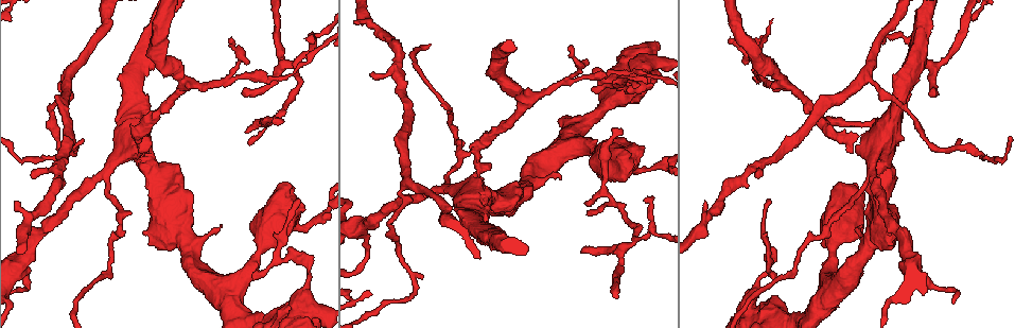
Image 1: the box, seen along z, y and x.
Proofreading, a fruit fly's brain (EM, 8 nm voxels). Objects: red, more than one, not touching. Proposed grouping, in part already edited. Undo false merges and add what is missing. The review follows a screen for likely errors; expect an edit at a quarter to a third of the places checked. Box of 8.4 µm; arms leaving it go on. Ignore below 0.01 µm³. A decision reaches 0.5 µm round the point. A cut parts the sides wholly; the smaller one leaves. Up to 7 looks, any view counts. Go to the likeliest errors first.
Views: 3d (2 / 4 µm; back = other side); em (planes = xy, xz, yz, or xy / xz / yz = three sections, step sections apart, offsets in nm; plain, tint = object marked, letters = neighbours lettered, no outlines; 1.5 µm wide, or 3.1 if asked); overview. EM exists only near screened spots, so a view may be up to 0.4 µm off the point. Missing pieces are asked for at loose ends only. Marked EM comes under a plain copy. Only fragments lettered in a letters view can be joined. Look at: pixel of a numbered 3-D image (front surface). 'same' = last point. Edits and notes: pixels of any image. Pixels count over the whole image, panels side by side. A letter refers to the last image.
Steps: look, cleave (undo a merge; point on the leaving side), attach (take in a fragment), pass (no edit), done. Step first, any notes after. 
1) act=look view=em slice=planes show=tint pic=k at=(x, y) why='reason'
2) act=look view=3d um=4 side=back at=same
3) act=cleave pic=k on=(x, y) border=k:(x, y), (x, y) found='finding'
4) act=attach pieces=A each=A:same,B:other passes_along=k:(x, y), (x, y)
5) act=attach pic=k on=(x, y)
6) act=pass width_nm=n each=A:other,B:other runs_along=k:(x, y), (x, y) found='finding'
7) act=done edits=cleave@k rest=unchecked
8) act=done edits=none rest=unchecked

act=look view=3d um=2 pic=1 at=(311, 41) why='an open end'

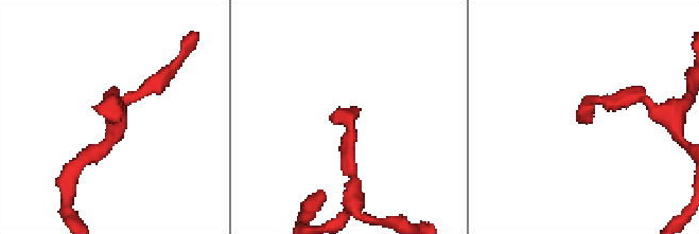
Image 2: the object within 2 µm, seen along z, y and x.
act=look view=em slice=planes show=letters pic=2 at=(117, 122) why='shape alone is not enough'

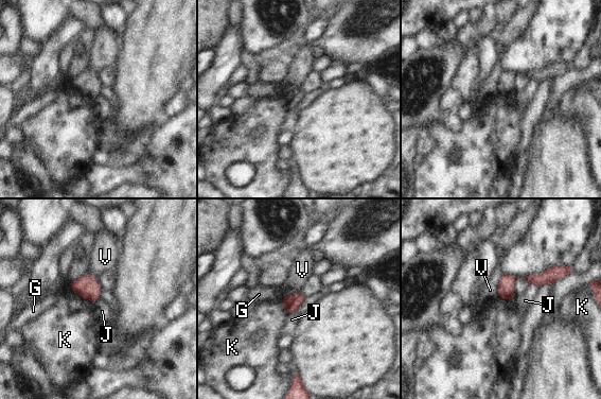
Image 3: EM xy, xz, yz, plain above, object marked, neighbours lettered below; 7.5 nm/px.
act=pass longest_contact=K:180nm each=G:other,J:other,K:other,V:other found='no lettered fragment goes on from it'

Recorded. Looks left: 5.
act=look view=3d um=2 pic=1 at=(621, 135) why='thin end'

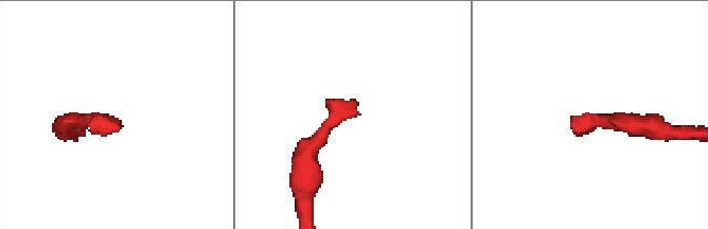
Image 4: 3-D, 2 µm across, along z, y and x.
act=look view=em slice=planes show=letters pic=4 at=(123, 125)

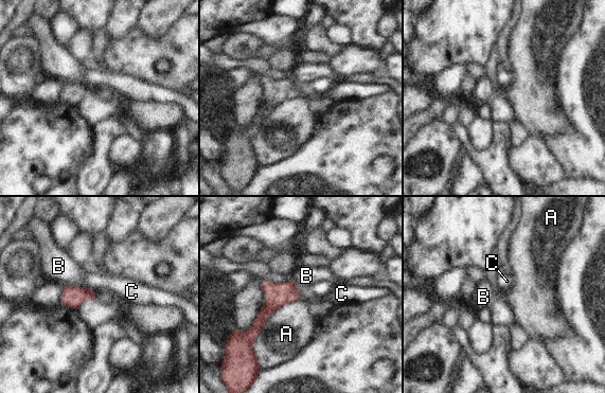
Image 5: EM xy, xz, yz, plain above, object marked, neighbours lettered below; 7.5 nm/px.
act=pass each=A:other,B:other,C:other runs_along=5:(290, 284), (249, 334) found='no lettered fragment goes on from it'

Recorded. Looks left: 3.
act=look view=3d um=4 side=back pic=1 at=(456, 143) why='a narrow waist'

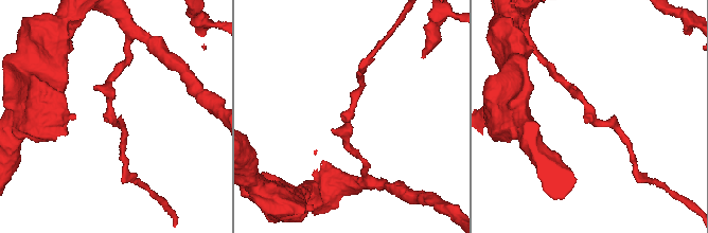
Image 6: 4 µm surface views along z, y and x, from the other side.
act=look view=em slice=xy step=8 show=tint pic=6 at=(110, 107) why='shape alone is not enough'

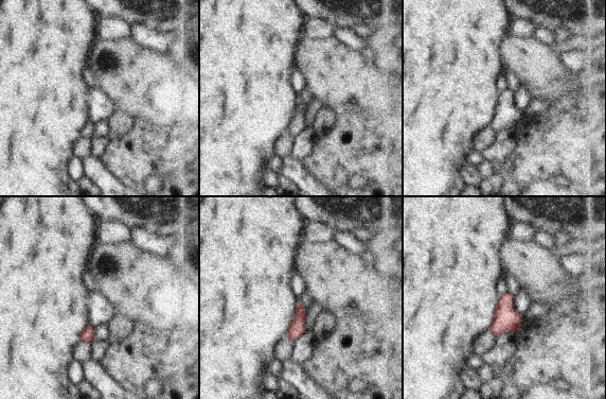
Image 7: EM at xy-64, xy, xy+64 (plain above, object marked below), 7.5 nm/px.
act=look view=em slice=planes show=letters at=same

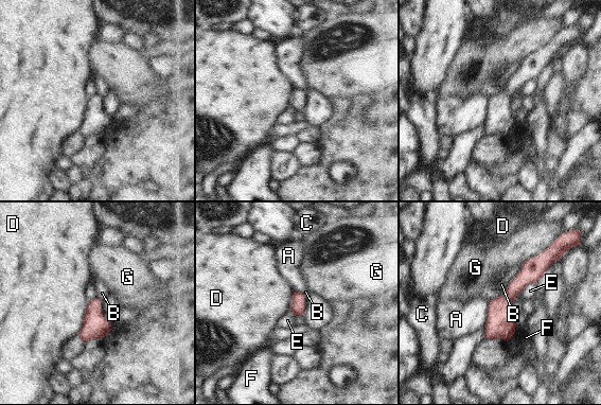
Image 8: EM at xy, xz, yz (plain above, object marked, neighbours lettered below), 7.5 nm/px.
act=pass width_nm=110 each=A:other,B:other,C:other,D:other,E:other,F:other,G:other border=8:(506, 289), (500, 296), (490, 300) found='all the same cell'

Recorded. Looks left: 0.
act=done edits=none rest=unchecked

